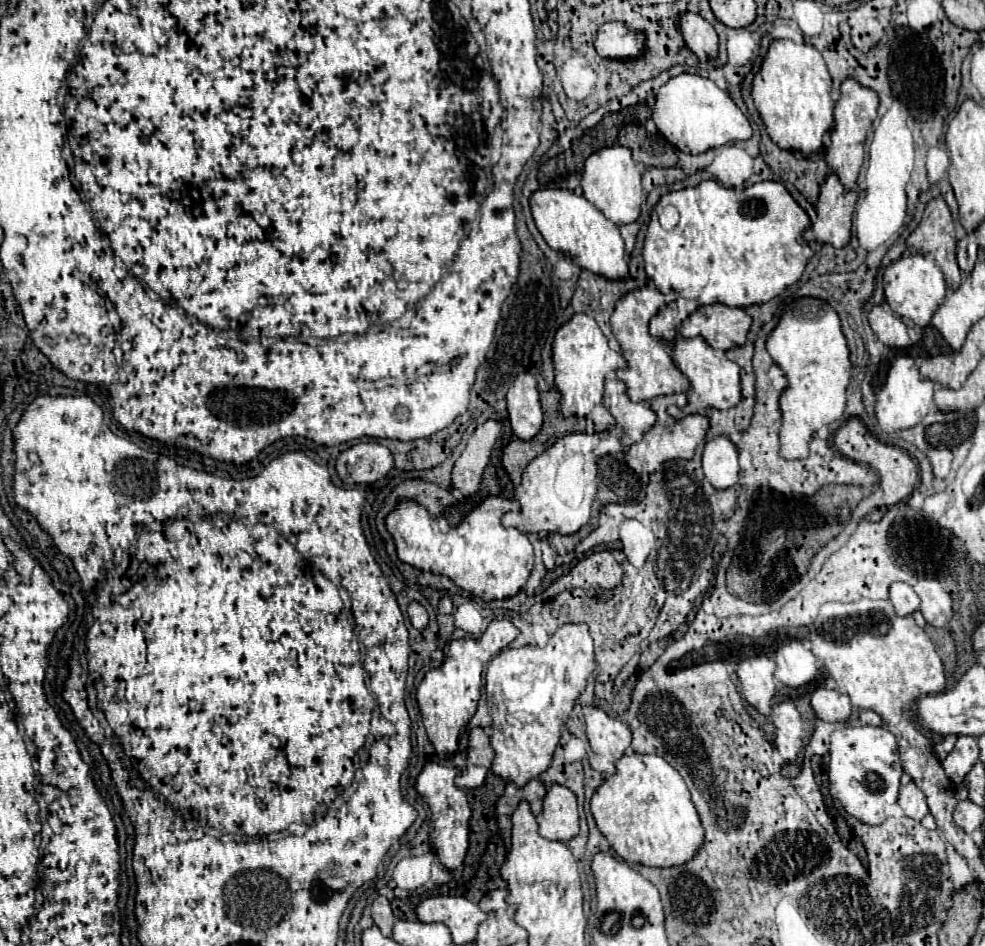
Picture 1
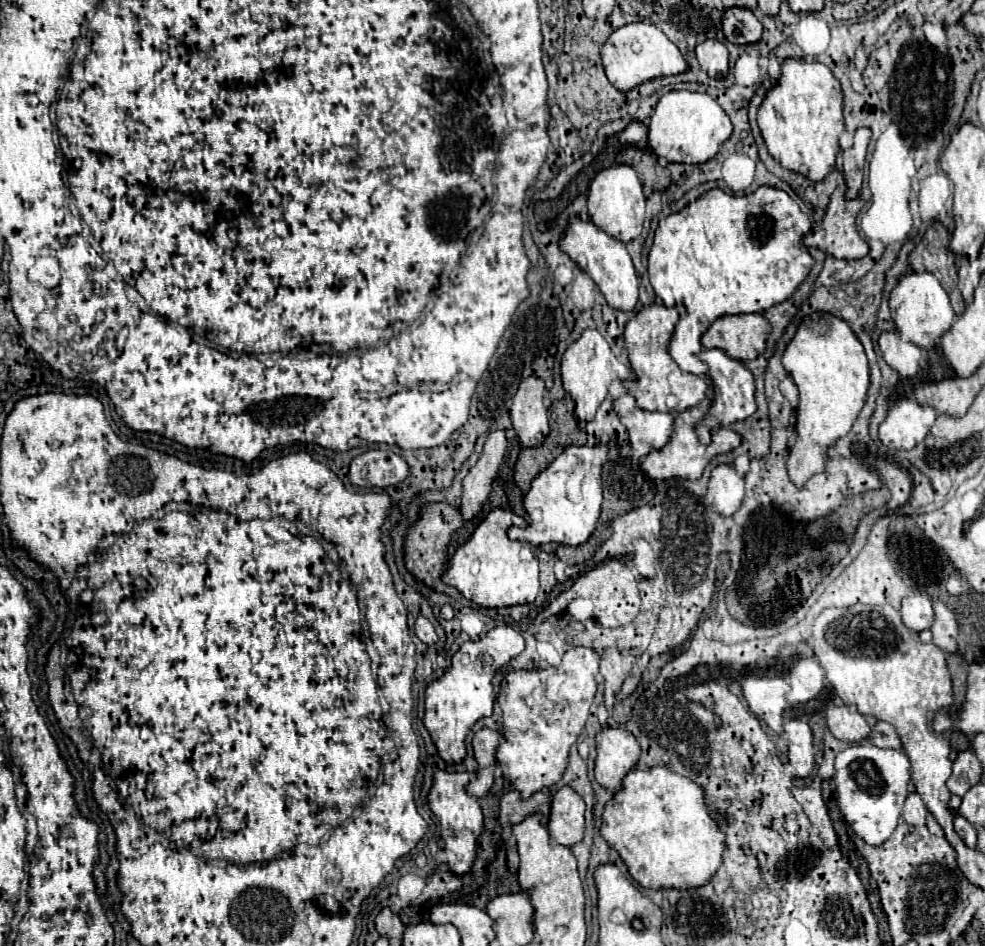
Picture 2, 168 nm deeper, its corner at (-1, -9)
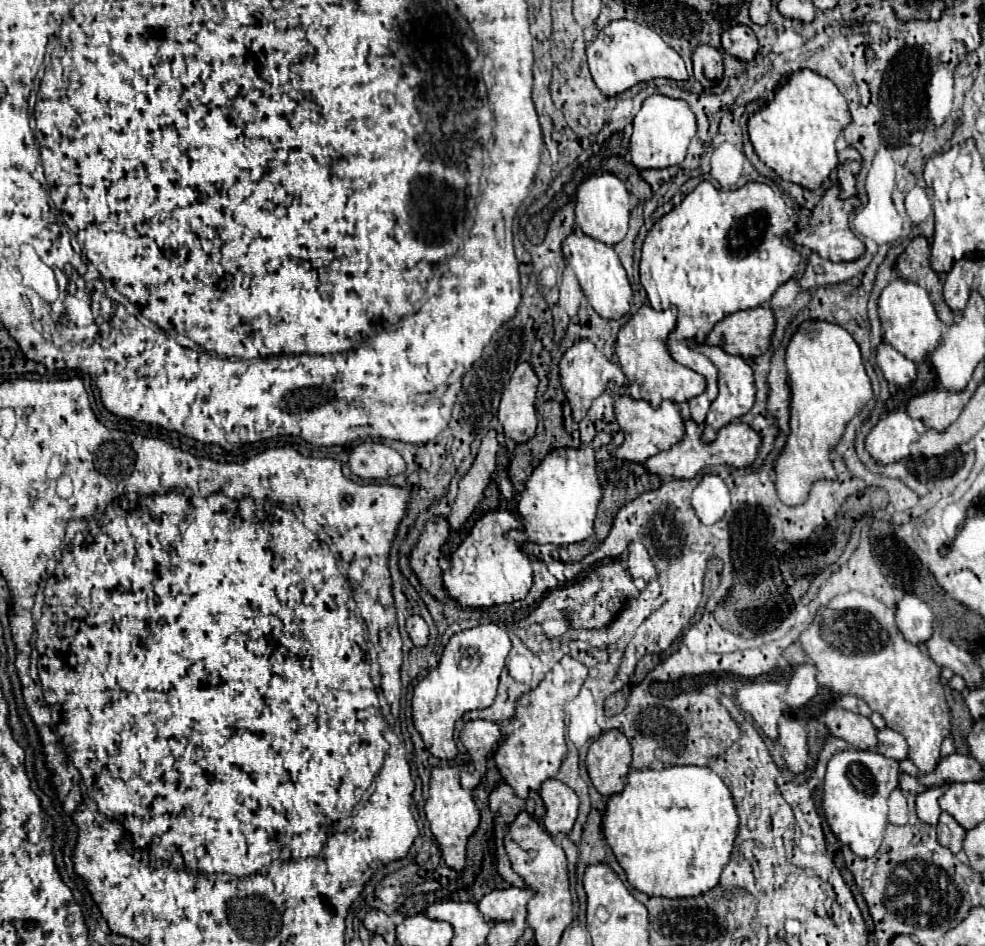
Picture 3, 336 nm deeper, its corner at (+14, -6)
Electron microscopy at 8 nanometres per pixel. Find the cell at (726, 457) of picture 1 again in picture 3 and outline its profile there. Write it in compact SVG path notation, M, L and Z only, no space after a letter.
M704 475L692 493L692 507L704 525L720 521L730 507L730 493L718 475Z

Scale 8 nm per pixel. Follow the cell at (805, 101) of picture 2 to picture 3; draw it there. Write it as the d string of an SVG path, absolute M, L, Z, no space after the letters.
M804 69L804 71L792 73L788 77L788 81L778 89L774 101L768 103L766 107L762 107L758 113L754 113L748 119L748 133L750 133L750 141L754 145L754 151L770 169L774 169L784 181L792 181L804 189L814 191L838 167L838 155L836 155L834 143L850 121L852 121L852 117L848 111L848 103L842 97L842 93L836 89L836 85L826 77L820 77L820 75Z

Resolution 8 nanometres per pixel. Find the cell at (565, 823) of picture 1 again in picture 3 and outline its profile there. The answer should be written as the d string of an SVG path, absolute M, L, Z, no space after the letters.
M546 779L542 783L540 795L546 805L544 829L550 835L568 833L578 817L578 807L580 807L578 795L558 779Z

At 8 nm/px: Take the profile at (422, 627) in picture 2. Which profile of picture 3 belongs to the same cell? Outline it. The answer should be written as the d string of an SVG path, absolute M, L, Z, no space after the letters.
M412 615L406 621L406 631L416 647L424 647L428 643L428 625L420 615Z

